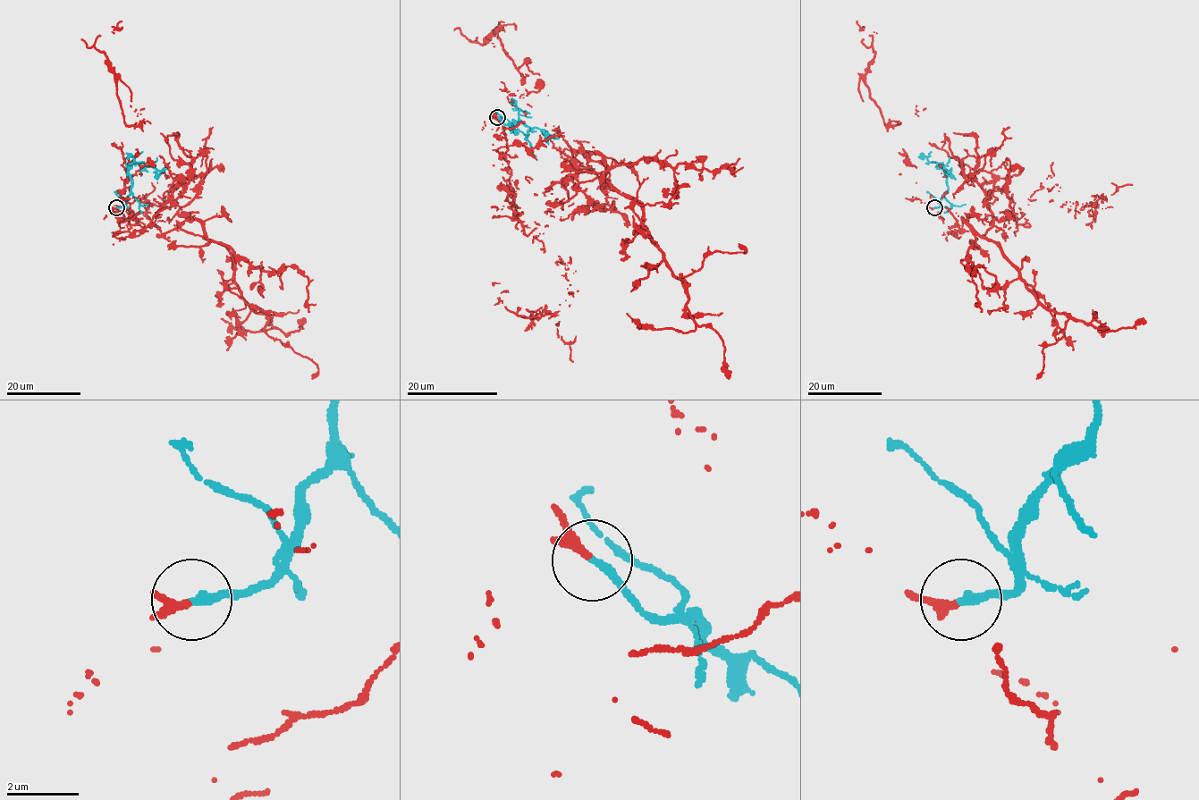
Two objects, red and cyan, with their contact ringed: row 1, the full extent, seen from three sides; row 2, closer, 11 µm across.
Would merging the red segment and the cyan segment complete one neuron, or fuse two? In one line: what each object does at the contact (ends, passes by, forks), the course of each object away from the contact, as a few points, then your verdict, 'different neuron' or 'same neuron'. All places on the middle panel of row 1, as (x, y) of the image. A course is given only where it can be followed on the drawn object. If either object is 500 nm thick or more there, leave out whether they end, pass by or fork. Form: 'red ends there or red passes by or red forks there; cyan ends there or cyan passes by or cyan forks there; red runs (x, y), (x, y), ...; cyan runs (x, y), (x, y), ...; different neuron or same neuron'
red ends there; cyan ends there; red runs (497, 117), (499, 147), (555, 129), (610, 180), (513, 218), (494, 112), (522, 75), (469, 41), (503, 21); cyan runs (497, 117), (510, 124), (515, 134), (513, 129), (519, 121), (544, 130), (547, 142); same neuron

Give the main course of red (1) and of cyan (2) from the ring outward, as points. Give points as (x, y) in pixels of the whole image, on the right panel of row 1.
1: (934, 207), (958, 239), (943, 195), (987, 154), (992, 217), (1030, 226), (916, 113), (884, 123), (857, 21)
2: (934, 207), (940, 206), (941, 197), (948, 189), (946, 174), (937, 164), (941, 164), (954, 180)

